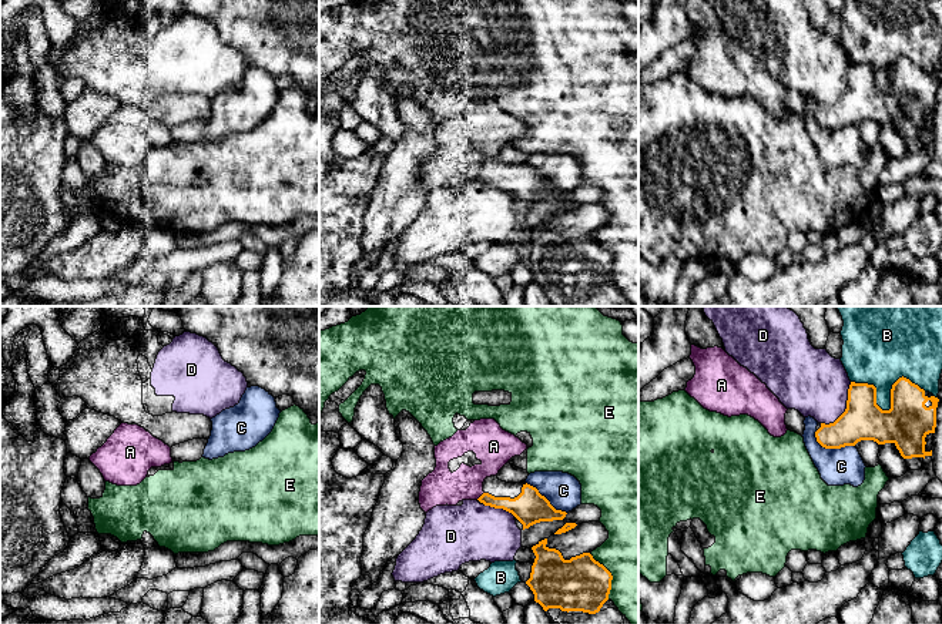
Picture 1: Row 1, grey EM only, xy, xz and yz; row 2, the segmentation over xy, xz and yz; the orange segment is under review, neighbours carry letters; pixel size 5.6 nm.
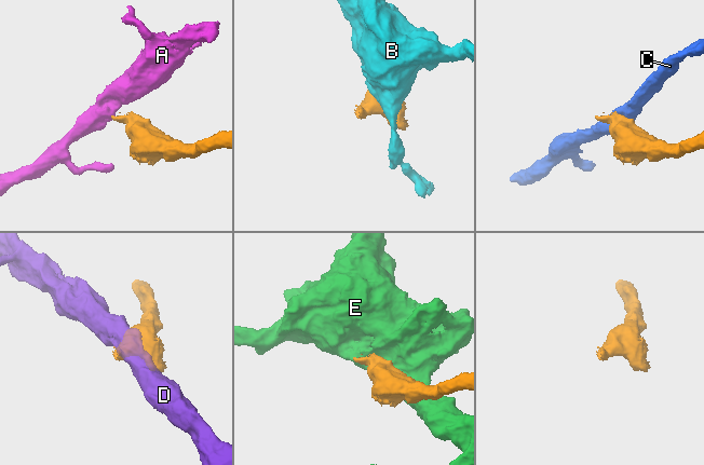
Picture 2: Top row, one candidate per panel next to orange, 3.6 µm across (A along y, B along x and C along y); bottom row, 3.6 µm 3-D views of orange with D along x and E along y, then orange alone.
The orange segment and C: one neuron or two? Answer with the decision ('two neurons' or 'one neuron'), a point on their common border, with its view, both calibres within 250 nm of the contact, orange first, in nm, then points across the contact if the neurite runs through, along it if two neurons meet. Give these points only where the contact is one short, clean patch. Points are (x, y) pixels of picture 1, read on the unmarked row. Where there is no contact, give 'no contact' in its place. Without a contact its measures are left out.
two neurons; contact yz (831, 128); calibres 220 and 200 nm

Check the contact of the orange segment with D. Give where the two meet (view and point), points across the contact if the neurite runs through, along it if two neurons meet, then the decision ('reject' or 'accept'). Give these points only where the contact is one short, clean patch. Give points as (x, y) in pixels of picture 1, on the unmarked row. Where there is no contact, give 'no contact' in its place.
yz (847, 89) | reject

